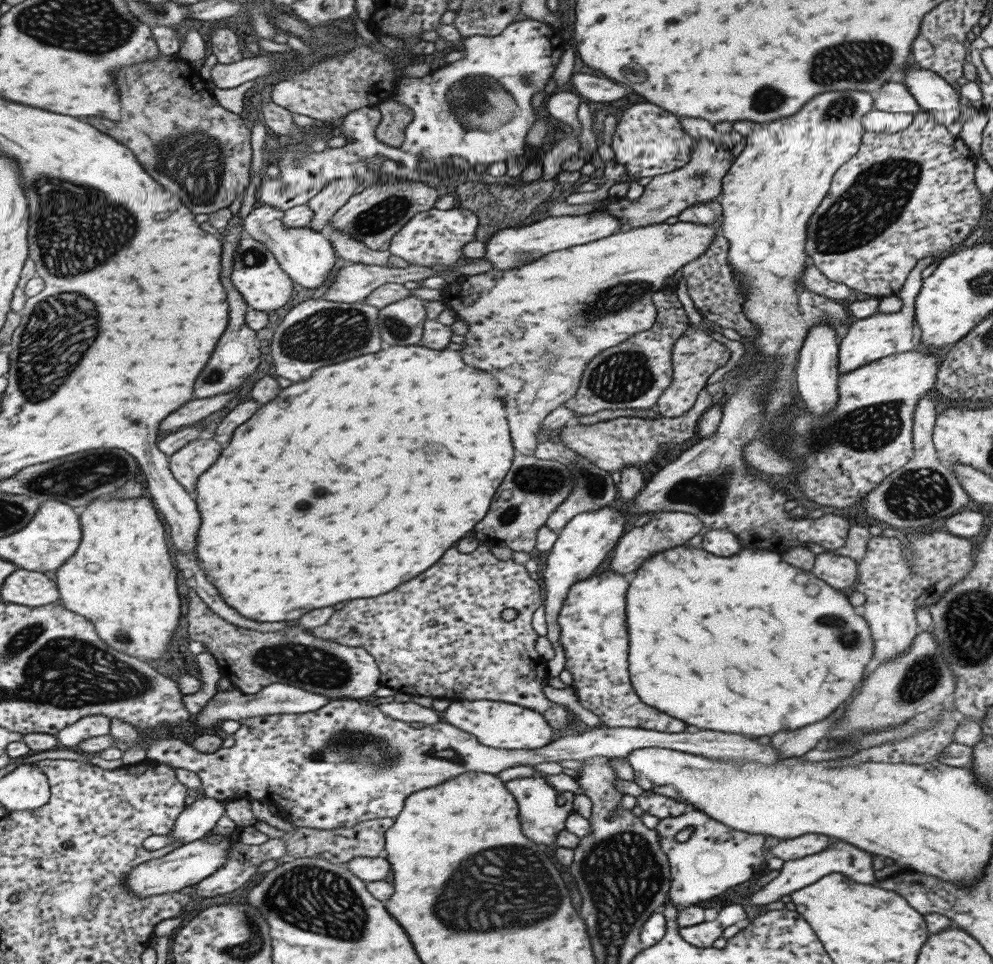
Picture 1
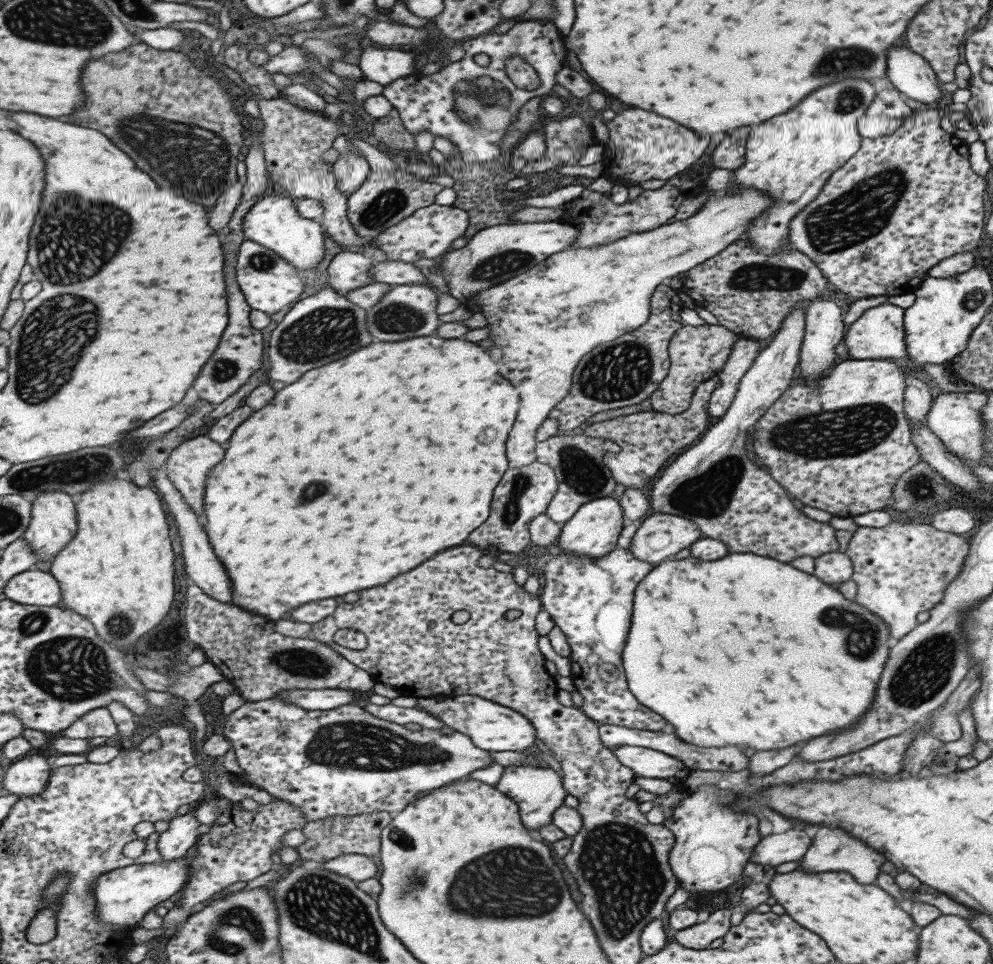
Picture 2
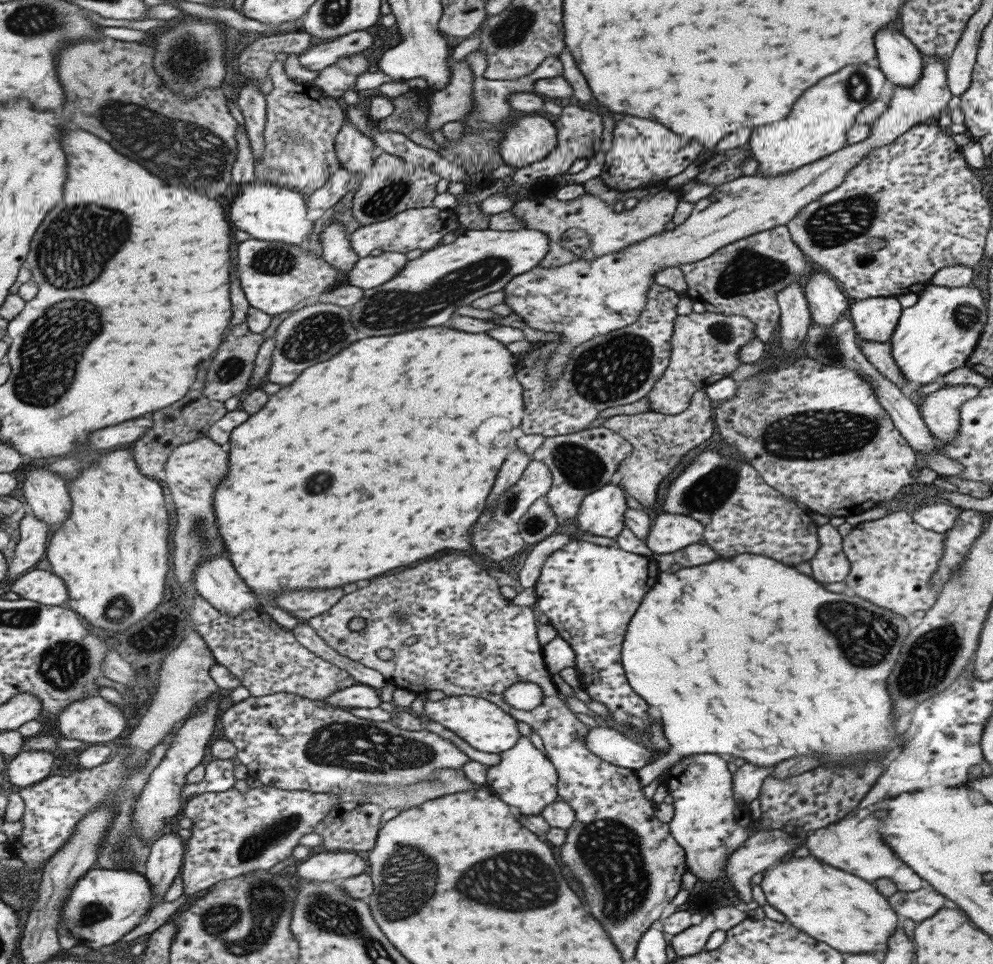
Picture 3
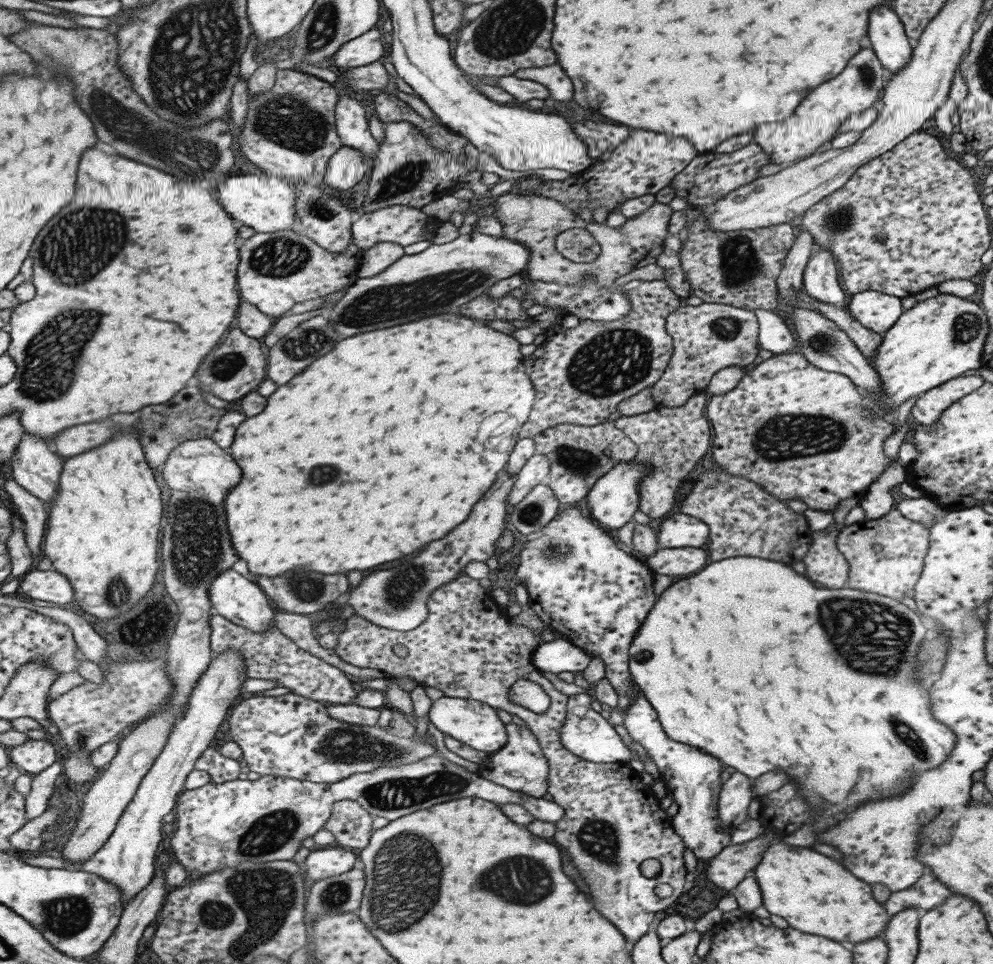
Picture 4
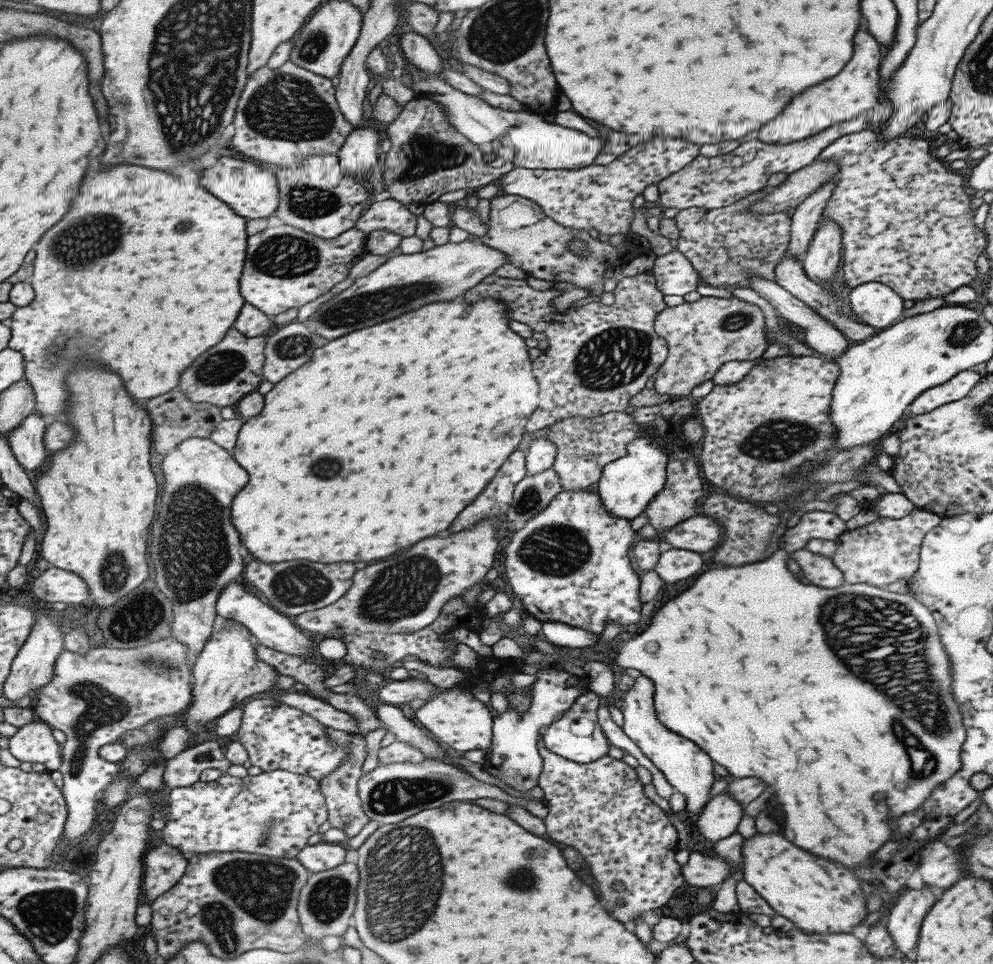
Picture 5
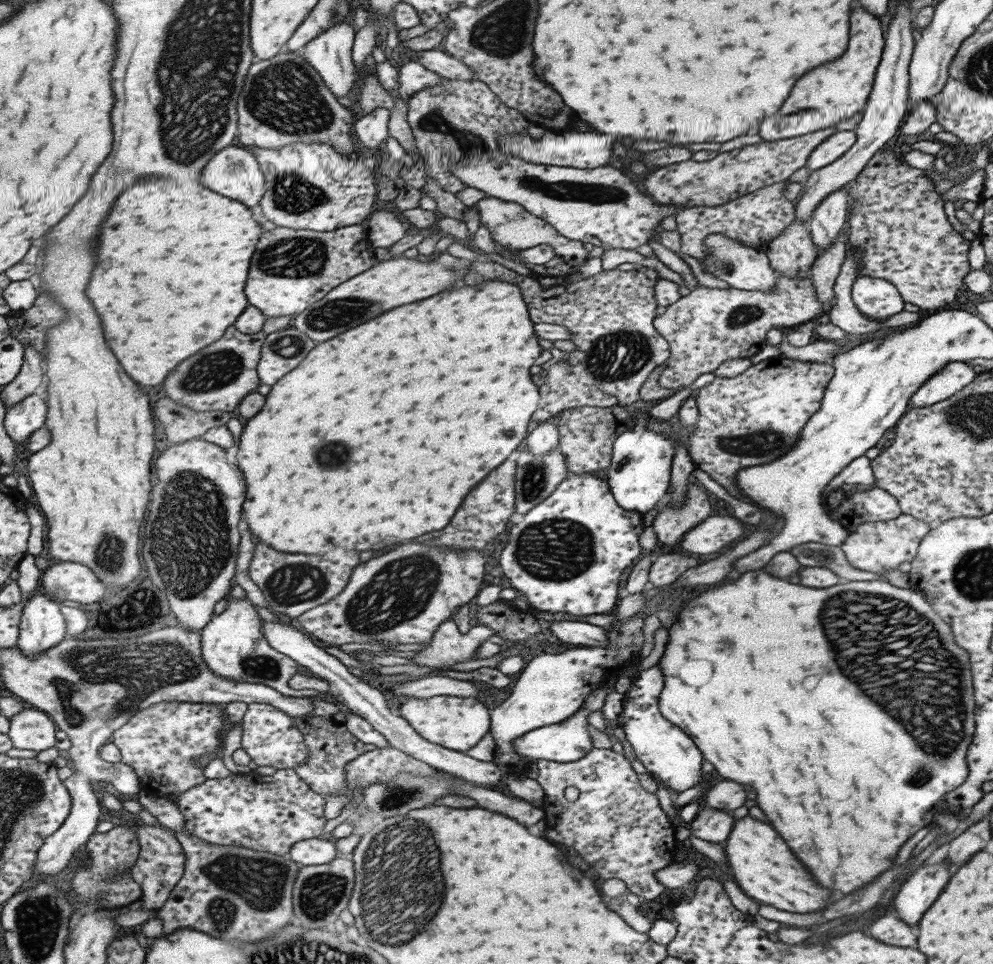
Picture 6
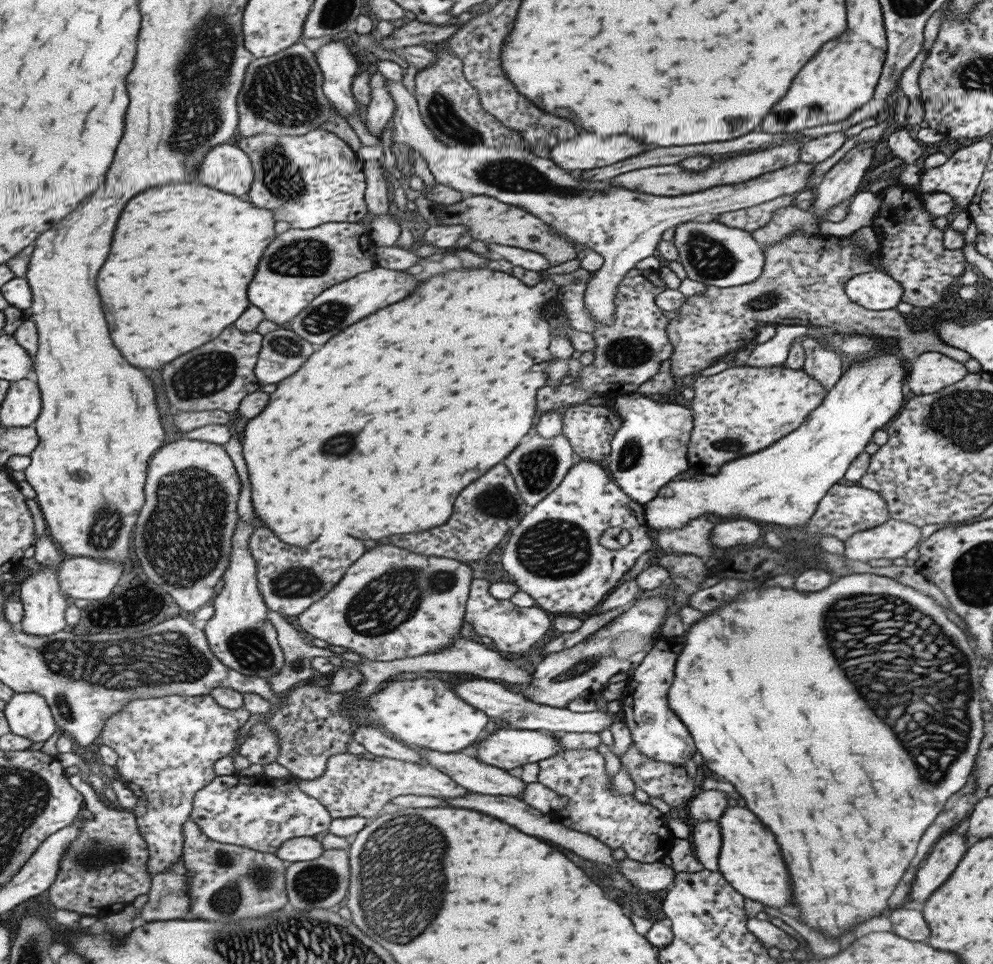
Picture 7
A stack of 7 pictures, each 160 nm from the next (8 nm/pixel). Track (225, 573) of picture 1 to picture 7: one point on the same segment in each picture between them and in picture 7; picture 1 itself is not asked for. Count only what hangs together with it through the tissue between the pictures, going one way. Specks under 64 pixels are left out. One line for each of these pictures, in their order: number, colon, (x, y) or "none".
2: (407, 437)
3: (285, 513)
4: (328, 428)
5: (452, 378)
6: (419, 403)
7: (336, 443)

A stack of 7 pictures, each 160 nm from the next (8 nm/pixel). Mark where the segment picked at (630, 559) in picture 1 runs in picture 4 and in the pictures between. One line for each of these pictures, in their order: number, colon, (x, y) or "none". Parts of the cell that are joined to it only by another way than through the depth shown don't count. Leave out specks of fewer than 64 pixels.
2: (658, 536)
3: (669, 532)
4: (677, 531)

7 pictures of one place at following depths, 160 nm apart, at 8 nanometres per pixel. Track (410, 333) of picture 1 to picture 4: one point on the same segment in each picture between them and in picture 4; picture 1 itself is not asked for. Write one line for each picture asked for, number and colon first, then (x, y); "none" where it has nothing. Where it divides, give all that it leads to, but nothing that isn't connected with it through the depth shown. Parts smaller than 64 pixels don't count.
2: (406, 310)
3: (424, 292)
4: (441, 277)

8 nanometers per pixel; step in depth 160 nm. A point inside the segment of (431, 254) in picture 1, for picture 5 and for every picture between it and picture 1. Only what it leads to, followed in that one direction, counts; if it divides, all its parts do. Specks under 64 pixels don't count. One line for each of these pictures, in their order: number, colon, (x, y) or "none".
2: (427, 232)
3: (422, 228)
4: (400, 224)
5: (391, 215)

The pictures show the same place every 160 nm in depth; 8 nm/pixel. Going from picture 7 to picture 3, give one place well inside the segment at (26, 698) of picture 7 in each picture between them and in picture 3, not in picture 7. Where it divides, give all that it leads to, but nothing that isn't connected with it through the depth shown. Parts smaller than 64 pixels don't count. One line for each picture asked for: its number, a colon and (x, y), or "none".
3: (27, 767)
4: (32, 756)
5: (33, 742)
6: (31, 729)

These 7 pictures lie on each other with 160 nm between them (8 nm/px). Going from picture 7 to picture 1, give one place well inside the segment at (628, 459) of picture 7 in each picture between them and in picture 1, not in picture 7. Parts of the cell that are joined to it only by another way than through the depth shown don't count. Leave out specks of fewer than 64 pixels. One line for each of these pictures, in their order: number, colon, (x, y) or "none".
1: (581, 545)
2: (592, 531)
3: (600, 513)
4: (612, 500)
5: (627, 485)
6: (638, 474)

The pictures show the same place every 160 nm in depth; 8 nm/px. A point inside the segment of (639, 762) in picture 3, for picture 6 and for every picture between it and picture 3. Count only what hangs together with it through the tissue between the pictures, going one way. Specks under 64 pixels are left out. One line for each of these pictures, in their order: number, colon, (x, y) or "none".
4: (585, 734)
5: (576, 736)
6: (567, 741)

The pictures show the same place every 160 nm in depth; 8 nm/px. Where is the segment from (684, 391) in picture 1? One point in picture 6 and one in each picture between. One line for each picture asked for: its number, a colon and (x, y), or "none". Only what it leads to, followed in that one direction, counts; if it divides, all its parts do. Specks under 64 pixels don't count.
2: (696, 353)
3: (704, 346)
4: (705, 338)
5: (700, 336)
6: (704, 328)

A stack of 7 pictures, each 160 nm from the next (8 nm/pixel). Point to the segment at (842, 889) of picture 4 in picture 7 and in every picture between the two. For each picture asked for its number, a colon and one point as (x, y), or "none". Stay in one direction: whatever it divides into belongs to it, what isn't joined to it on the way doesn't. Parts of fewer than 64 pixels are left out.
5: (816, 895)
6: (762, 867)
7: (749, 860)

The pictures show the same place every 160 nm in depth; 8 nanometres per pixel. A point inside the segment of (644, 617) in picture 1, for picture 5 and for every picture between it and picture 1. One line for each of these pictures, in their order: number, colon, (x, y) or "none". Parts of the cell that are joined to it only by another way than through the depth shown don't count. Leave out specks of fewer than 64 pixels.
2: (747, 650)
3: (747, 657)
4: (746, 661)
5: (751, 666)

